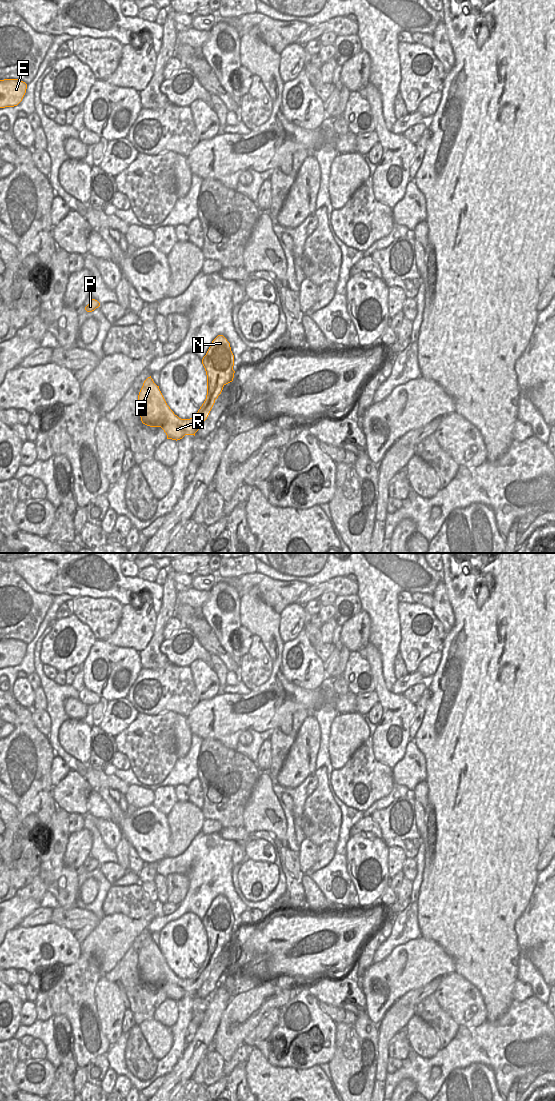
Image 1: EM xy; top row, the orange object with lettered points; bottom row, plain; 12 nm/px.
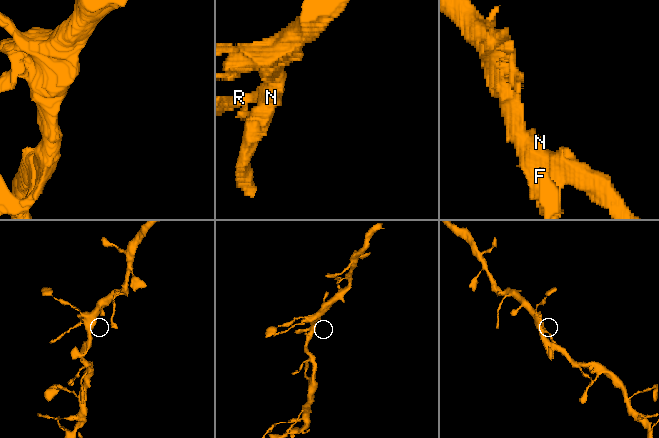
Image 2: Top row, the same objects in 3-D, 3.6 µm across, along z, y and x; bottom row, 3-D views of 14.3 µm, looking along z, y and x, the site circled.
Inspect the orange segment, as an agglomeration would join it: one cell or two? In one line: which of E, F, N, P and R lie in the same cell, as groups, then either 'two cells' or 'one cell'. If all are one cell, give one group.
E F N P R; one cell

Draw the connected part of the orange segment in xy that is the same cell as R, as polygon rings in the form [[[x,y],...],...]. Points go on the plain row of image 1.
[[[218,895],[211,903],[202,924],[207,935],[207,955],[198,972],[190,979],[181,979],[167,965],[159,946],[148,937],[138,955],[138,969],[143,984],[161,987],[167,999],[180,1000],[185,995],[194,995],[207,979],[215,960],[223,947],[232,942],[235,931],[234,915],[230,903]]]

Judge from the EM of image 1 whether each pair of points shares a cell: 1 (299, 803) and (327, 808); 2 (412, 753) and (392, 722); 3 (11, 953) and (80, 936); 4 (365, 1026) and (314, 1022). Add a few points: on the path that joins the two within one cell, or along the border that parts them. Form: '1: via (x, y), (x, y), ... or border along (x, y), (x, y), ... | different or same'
1: border along (308, 795), (301, 819) | different
2: border along (411, 740), (406, 746), (404, 755), (394, 765) | different
3: border along (72, 931), (75, 939), (80, 944) | different
4: border along (337, 1023), (334, 1047) | different

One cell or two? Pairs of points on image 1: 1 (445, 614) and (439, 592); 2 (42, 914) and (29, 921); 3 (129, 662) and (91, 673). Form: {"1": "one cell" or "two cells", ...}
{"1": "one cell", "2": "one cell", "3": "one cell"}

